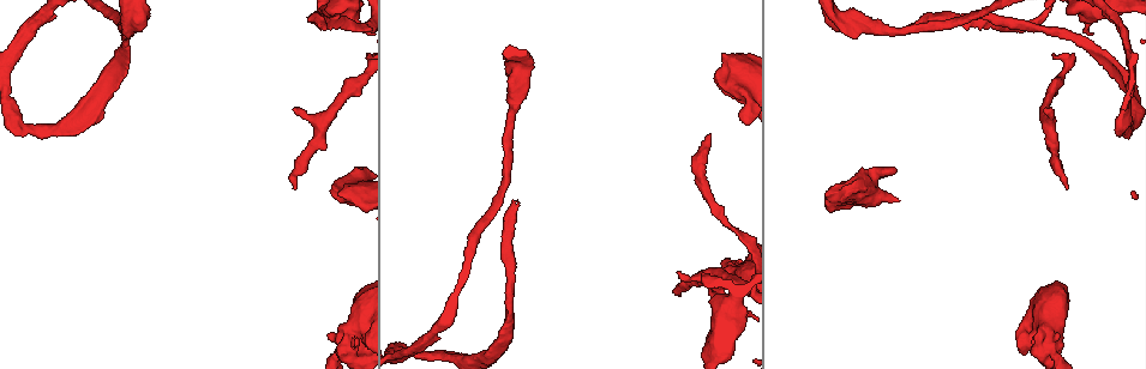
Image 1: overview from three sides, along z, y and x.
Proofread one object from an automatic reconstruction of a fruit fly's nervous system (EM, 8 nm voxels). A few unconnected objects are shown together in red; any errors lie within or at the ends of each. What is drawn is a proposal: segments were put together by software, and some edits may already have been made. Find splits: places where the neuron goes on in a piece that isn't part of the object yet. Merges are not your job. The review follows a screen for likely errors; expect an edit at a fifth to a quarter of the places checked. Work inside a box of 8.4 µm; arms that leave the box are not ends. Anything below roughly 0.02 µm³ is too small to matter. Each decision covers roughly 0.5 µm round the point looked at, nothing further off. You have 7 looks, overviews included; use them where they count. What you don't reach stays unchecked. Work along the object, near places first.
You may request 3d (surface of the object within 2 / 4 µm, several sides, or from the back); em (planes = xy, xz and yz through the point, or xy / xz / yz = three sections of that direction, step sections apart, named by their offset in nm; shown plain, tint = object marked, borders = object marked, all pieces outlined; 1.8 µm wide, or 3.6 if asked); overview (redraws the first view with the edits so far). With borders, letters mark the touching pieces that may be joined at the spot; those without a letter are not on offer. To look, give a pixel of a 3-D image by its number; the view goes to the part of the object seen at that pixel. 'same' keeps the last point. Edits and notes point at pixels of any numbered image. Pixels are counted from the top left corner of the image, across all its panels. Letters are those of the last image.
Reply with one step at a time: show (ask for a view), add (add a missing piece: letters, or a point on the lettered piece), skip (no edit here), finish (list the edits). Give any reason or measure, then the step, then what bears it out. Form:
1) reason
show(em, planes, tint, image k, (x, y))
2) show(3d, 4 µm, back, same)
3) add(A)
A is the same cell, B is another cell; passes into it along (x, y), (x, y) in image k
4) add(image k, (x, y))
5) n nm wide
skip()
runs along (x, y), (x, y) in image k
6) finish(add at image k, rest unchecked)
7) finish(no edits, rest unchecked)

free end
show(3d, 4 µm, image 1, (679, 296))

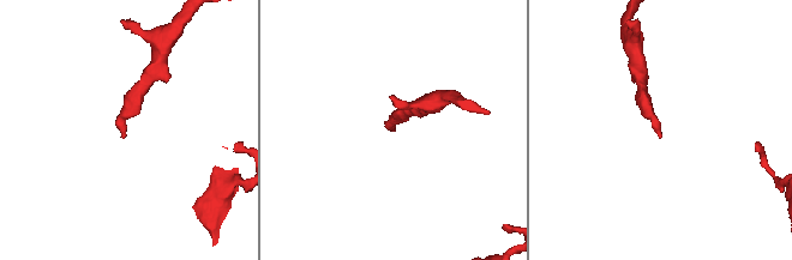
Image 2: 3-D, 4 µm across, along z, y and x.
need the tissue
show(em, xy, step 8, tint, image 2, (121, 137))

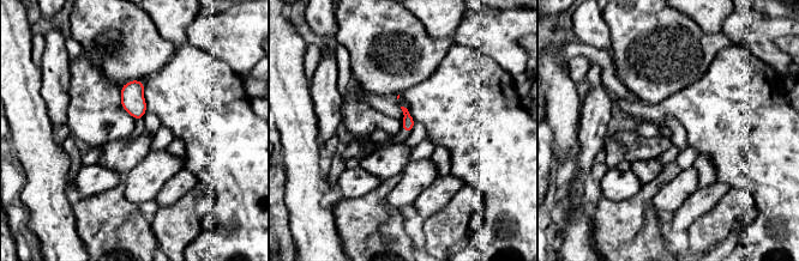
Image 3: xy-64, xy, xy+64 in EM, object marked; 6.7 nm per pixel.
cut it another way
show(em, planes, borders, same)

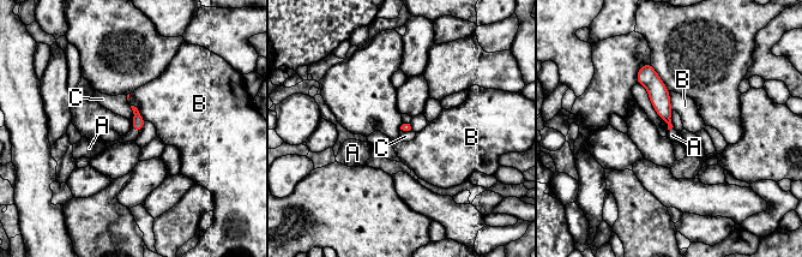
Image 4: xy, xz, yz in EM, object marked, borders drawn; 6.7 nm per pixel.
B touches over 150 nm
add(A)
A is the same cell, B and C are other cells; passes into it along (138, 121), (136, 130), (132, 135) in image 4; the neuron continues

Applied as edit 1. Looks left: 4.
redraw
show(overview)

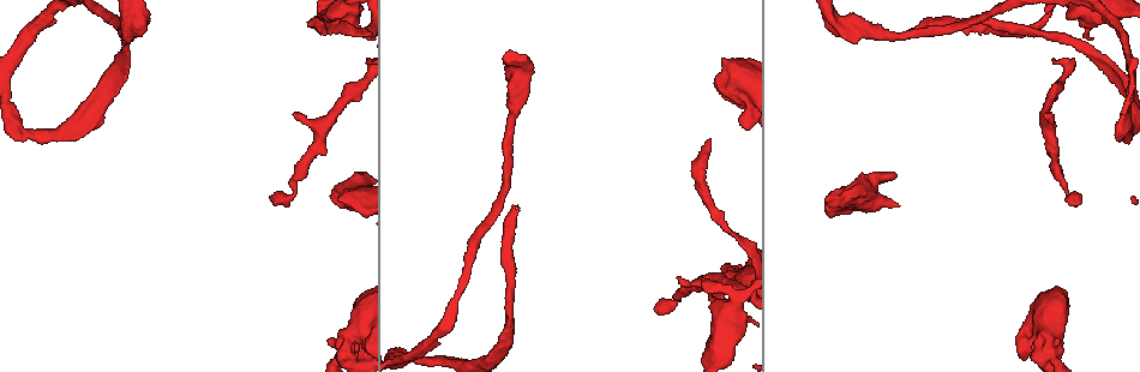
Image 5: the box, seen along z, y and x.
thin end
show(em, xz, step 4, borders, image 5, (677, 276))

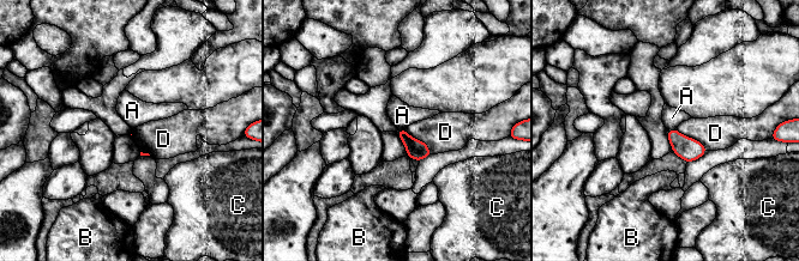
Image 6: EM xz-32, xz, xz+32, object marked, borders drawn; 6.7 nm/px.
D touches over 260 nm
skip()
A, B, C and D are other cells; border along (398, 128), (404, 129) in image 6; no lettered piece goes on from it

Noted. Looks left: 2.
end of a long branch
show(3d, 4 µm, image 5, (323, 32))

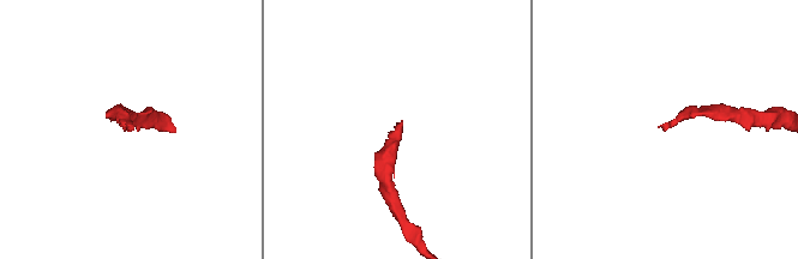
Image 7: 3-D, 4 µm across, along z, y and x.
need the tissue
show(em, xz, step 8, borders, image 7, (129, 127))

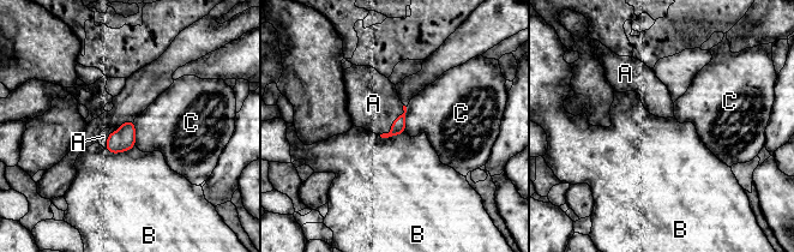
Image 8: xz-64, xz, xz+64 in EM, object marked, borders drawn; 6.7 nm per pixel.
100 nm wide
add(A)
A is the same cell, B and C are other cells; passes into it along (398, 125), (392, 122), (373, 103) in image 8; the neuron continues

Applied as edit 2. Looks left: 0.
finish(add at image 4, add at image 8, rest unchecked)

